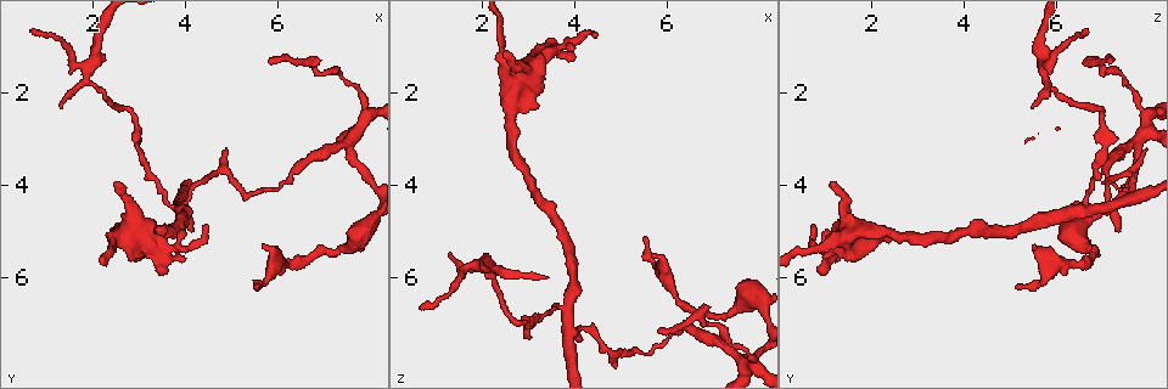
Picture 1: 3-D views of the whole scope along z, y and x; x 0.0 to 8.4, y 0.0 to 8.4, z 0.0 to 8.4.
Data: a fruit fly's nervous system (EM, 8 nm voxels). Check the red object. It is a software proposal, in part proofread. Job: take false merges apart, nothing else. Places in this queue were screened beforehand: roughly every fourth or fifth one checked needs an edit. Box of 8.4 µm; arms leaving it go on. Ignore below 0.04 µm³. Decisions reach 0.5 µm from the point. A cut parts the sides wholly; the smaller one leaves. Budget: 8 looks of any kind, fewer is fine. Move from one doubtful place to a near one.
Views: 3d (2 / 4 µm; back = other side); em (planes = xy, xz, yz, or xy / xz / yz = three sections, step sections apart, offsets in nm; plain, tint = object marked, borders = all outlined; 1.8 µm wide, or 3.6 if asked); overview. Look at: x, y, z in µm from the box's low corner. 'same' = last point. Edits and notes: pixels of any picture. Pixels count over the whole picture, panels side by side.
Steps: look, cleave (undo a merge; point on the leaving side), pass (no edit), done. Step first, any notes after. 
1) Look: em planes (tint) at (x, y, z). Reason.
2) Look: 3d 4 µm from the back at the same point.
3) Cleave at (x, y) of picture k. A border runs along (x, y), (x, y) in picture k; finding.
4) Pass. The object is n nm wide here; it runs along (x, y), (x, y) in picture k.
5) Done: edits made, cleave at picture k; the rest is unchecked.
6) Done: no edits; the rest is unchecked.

Look: 3d 2 µm at (4.70, 3.70, 7.65). Sharp bend.

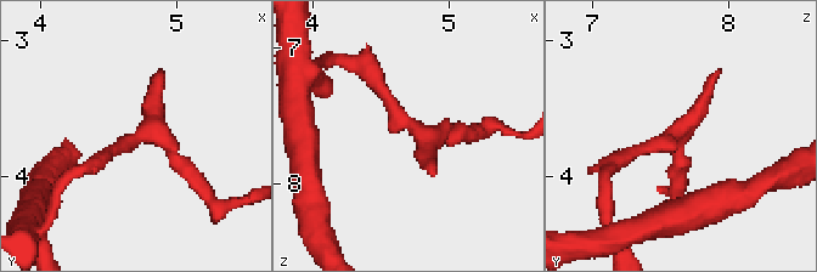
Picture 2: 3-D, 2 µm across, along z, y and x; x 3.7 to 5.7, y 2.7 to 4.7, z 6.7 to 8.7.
Look: em planes (borders) at (4.78, 3.66, 7.62).

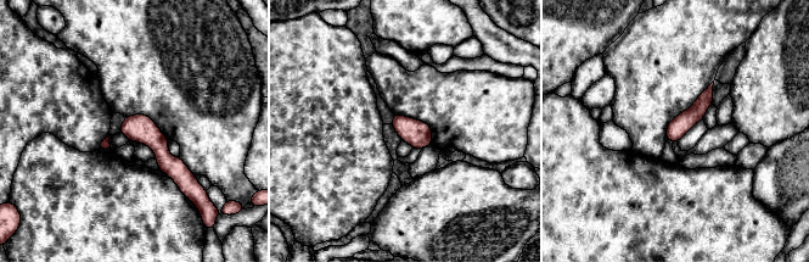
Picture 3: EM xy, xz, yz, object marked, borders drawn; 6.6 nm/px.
Pass. All the same neuron.

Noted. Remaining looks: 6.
Look: em xy step 4 (tint) at (6.50, 3.55, 7.15). Thick turns thin.

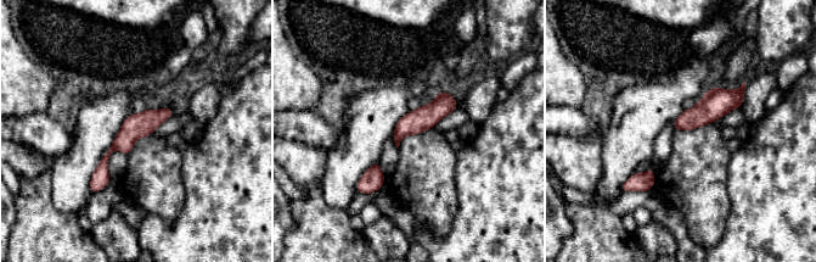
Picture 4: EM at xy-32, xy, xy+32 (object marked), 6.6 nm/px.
Look: em planes (tint) at the same point. Another direction.

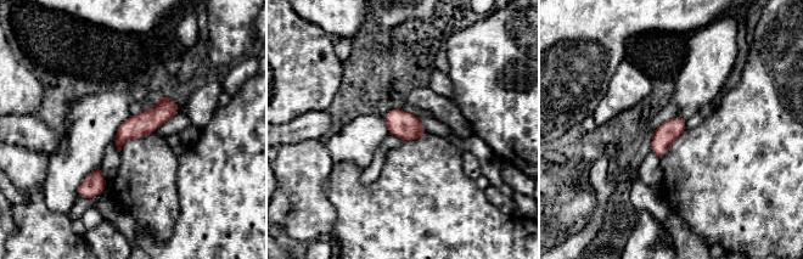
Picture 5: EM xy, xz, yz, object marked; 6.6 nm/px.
Pass. All the same neuron.

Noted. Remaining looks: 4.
Look: em planes (tint) at (7.25, 5.50, 6.85). Sharp bend.

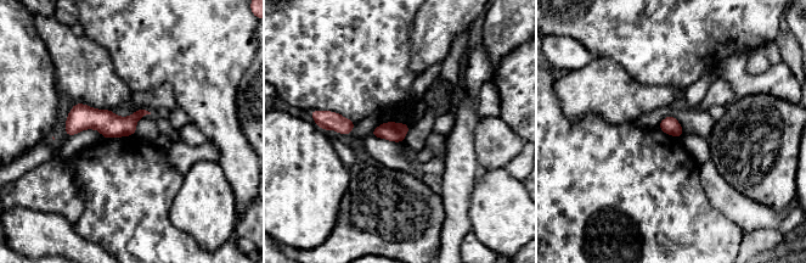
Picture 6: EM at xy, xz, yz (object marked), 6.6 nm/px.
Pass. The object is 120 nm wide here; one neuron here.

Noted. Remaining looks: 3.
Done: no edits; the rest is unchecked.

